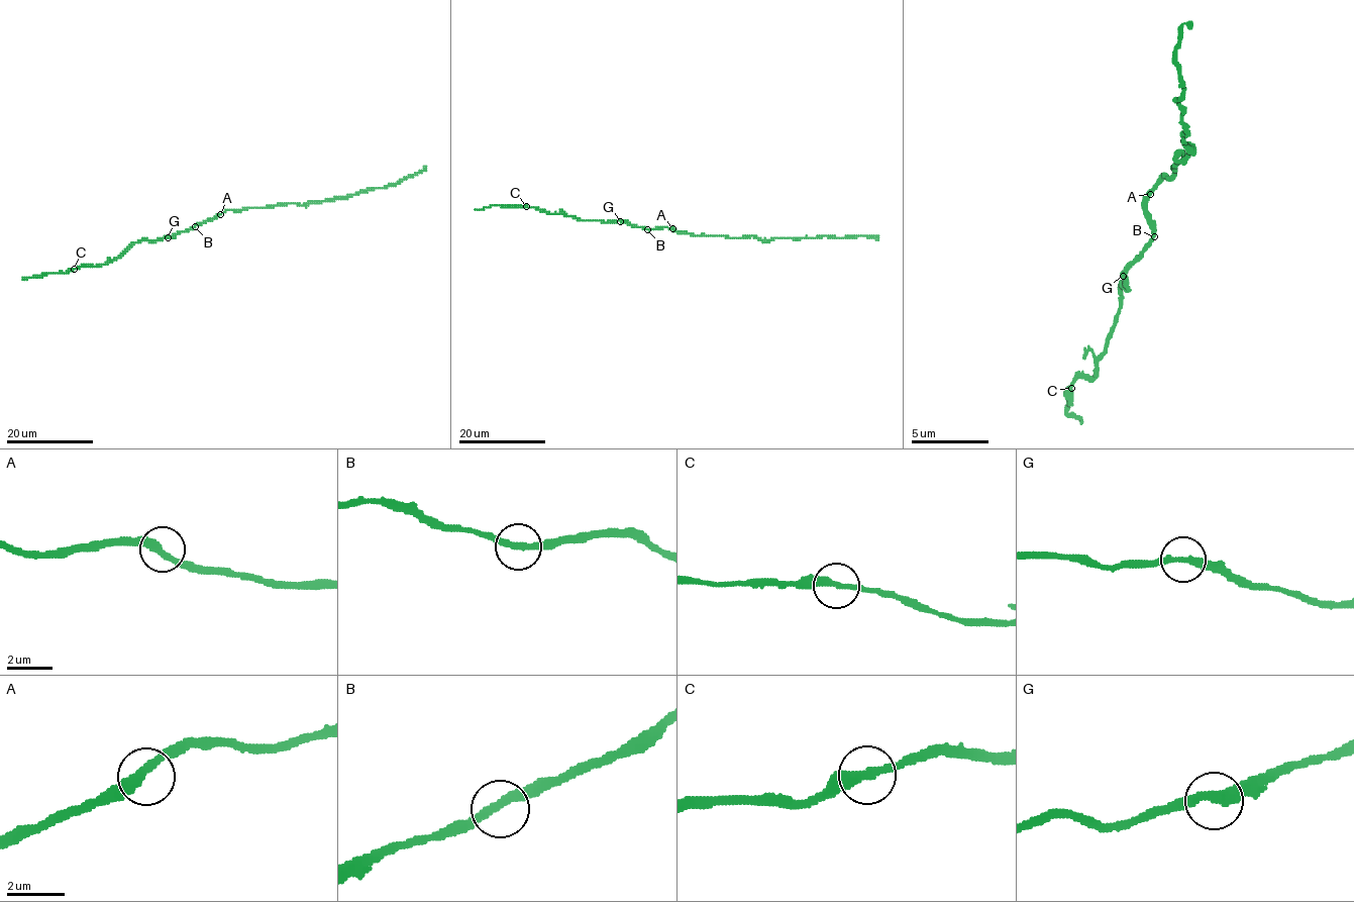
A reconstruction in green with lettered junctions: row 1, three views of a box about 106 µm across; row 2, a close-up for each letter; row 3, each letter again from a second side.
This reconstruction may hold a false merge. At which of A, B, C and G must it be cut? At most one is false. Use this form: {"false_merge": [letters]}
{"false_merge": []}

